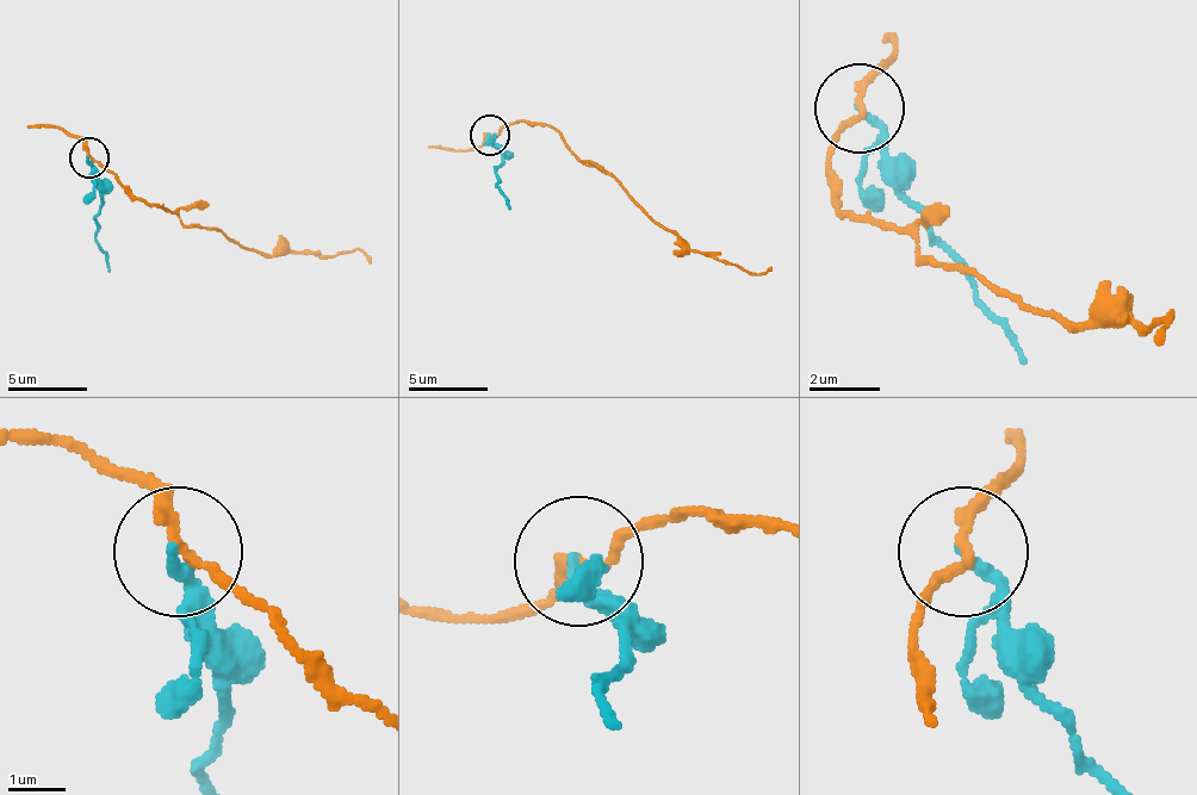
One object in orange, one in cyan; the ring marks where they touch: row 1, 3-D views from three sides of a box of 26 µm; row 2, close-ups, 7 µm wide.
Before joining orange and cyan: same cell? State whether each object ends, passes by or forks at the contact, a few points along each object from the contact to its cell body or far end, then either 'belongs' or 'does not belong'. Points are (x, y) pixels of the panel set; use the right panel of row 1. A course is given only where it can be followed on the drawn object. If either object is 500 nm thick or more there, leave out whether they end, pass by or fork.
orange passes by | cyan ends | orange via (857, 106), (830, 150), (830, 196), (848, 213), (919, 258), (973, 266), (1071, 329), (1170, 320), (1160, 347) | cyan via (857, 106), (893, 186), (973, 302), (1027, 365) | does not belong

